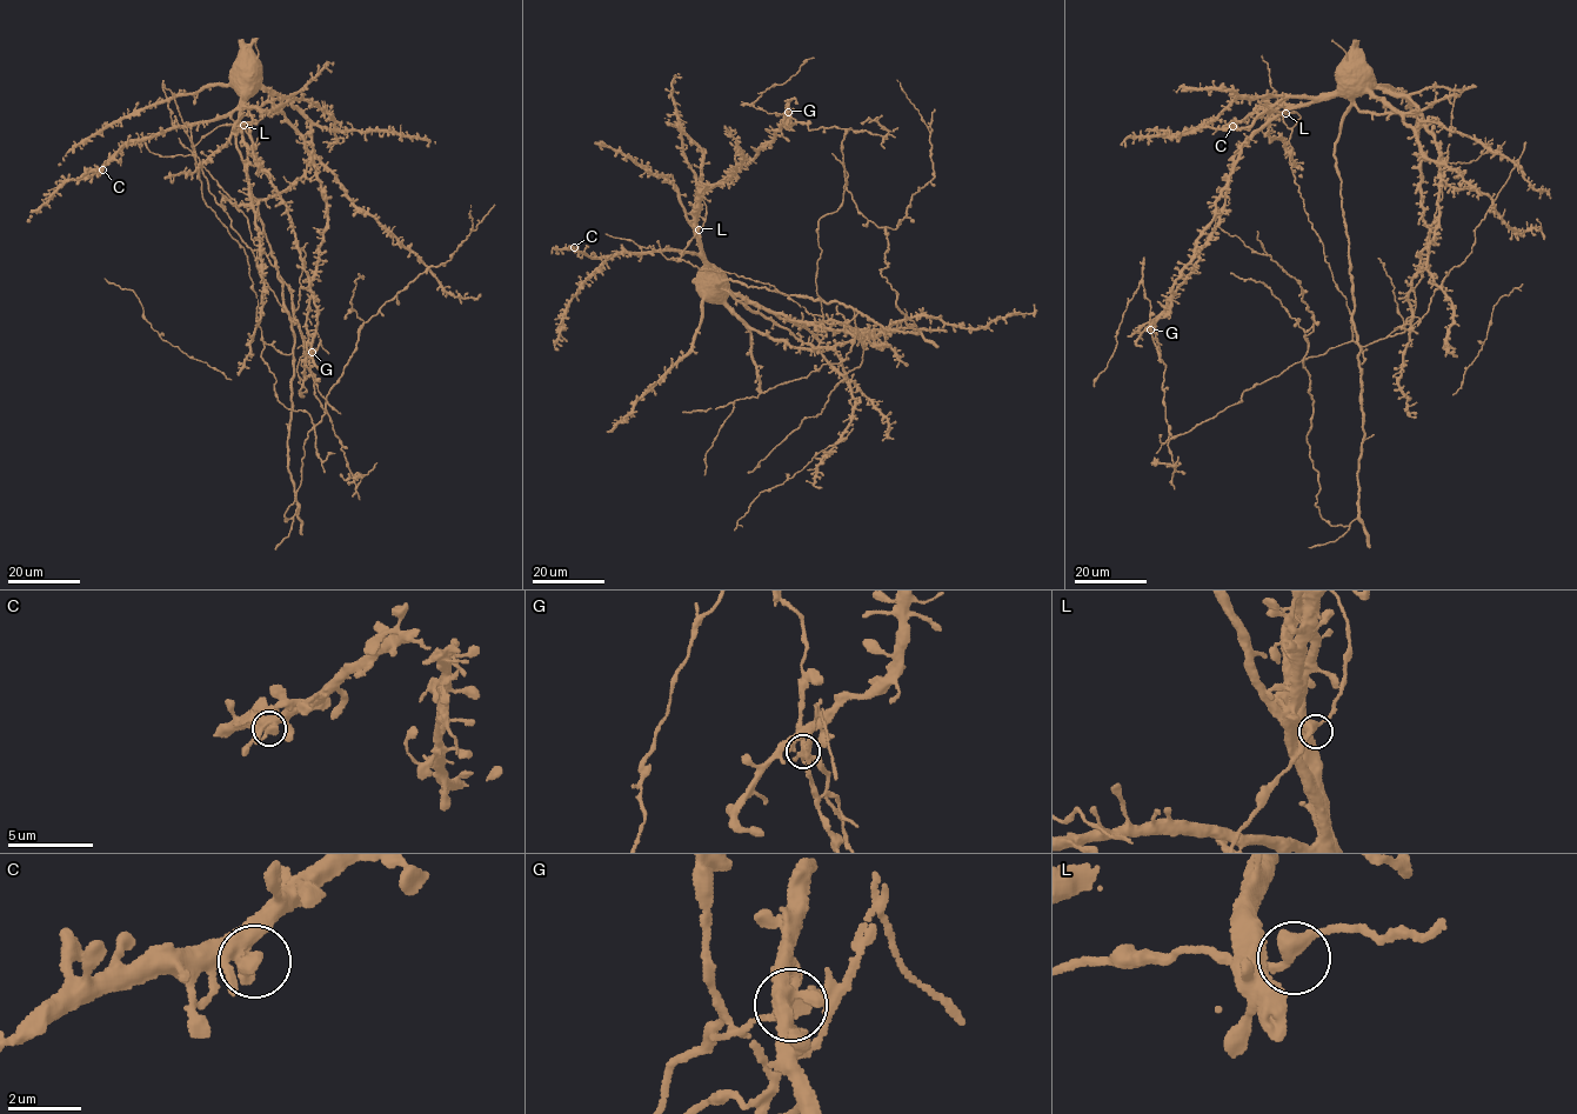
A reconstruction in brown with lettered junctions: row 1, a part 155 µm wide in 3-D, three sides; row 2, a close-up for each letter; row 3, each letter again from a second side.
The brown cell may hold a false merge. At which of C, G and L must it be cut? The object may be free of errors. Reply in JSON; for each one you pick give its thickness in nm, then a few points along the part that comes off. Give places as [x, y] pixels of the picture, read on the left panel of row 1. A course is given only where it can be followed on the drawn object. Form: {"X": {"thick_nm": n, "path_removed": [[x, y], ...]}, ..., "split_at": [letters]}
{"G": {"thick_nm": 300, "path_removed": [[312, 351], [307, 354], [315, 379], [315, 395], [340, 441], [355, 484], [361, 477], [345, 479], [340, 474]]}, "split_at": ["G"]}

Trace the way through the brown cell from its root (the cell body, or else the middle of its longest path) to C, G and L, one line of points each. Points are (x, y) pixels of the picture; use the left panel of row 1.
C: (265, 232), (245, 162), (236, 147), (238, 119), (245, 98), (226, 115), (173, 126), (125, 141), (102, 169)
G: (265, 232), (236, 147), (245, 98), (239, 120), (244, 140), (285, 205), (314, 298), (318, 329), (312, 351)
L: (265, 232), (245, 162), (236, 147), (238, 119), (245, 98), (239, 120), (244, 125)

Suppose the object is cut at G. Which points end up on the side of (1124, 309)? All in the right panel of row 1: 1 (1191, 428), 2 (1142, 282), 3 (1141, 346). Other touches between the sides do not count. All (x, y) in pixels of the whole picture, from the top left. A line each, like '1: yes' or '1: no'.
1: no
2: yes
3: no

